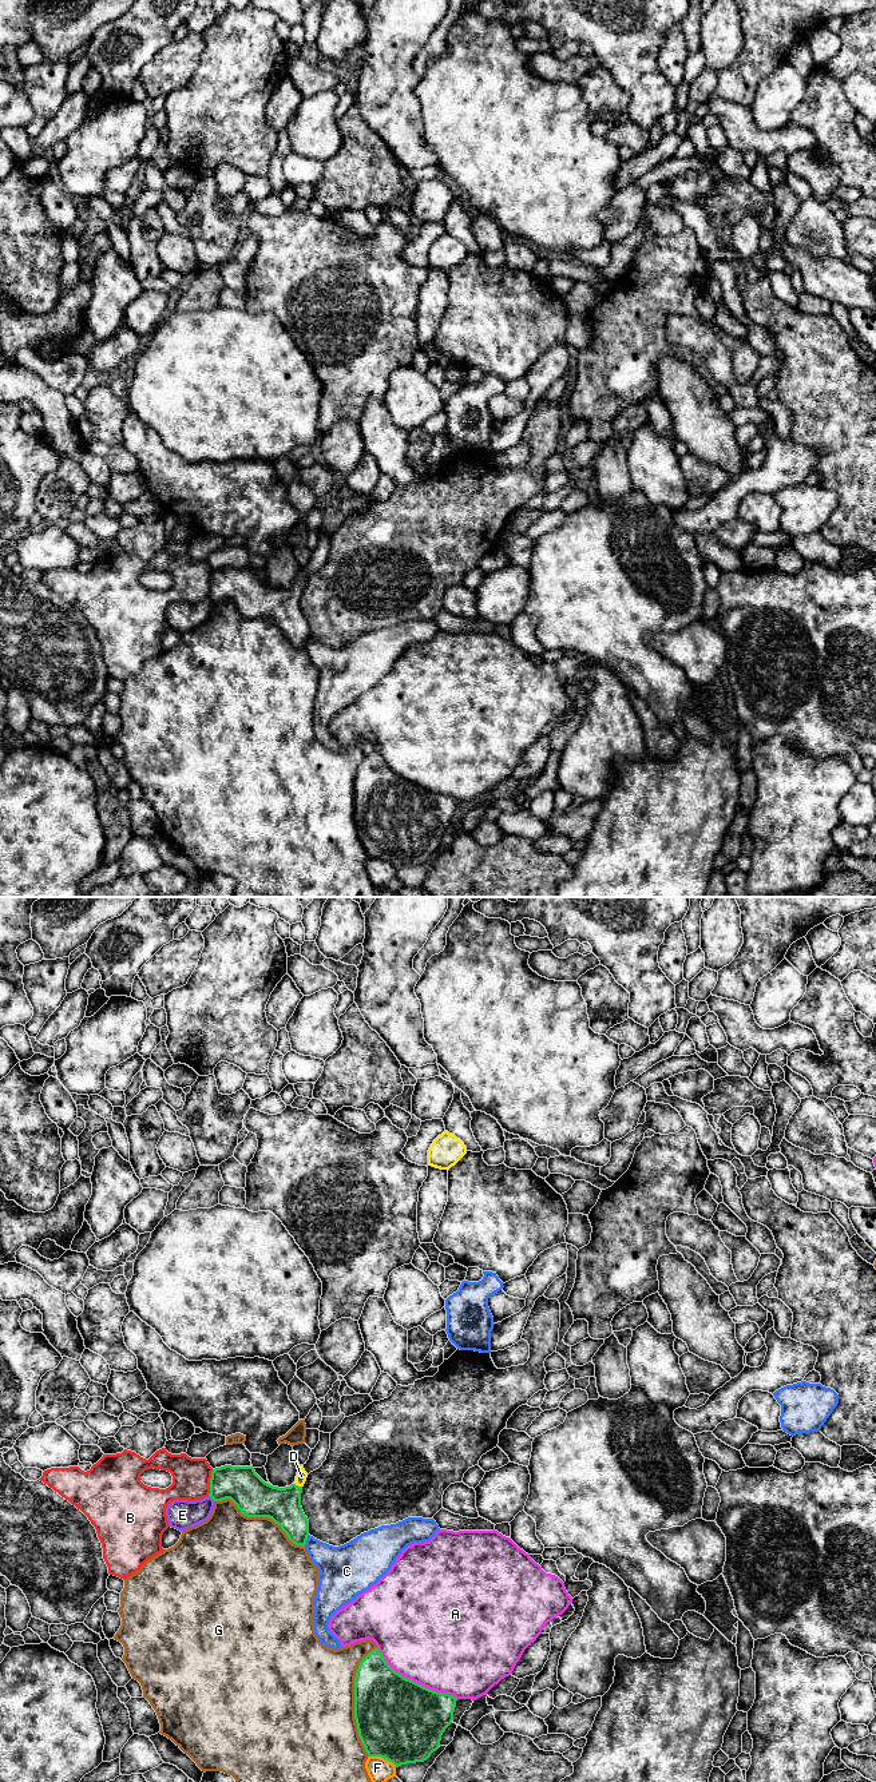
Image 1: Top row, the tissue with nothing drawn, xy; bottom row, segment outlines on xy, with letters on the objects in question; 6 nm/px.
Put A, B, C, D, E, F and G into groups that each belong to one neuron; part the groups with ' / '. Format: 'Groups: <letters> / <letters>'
Groups: A / B / C / D / E / F / G

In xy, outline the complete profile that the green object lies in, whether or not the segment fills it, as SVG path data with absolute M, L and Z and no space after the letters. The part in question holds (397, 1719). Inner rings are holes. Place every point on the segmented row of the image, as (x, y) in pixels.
M376 1647L358 1664L354 1676L354 1719L369 1757L381 1757L396 1767L427 1761L440 1746L441 1735L453 1721L456 1698L429 1690L396 1672Z

